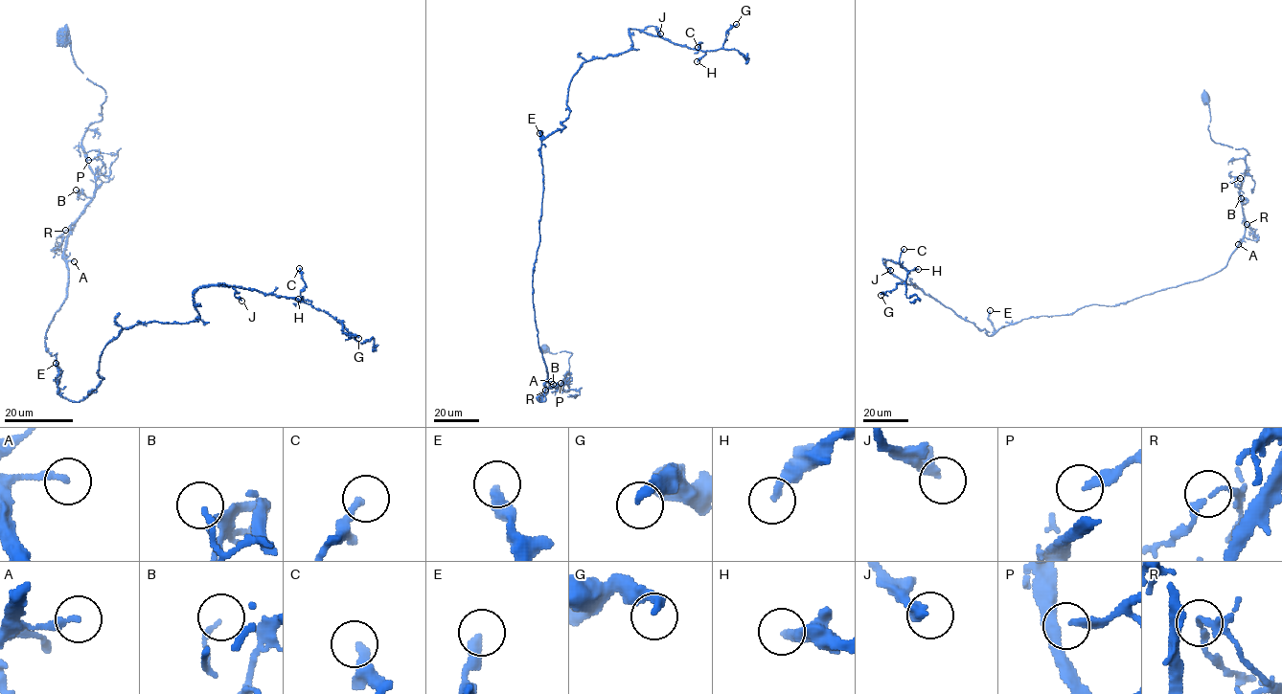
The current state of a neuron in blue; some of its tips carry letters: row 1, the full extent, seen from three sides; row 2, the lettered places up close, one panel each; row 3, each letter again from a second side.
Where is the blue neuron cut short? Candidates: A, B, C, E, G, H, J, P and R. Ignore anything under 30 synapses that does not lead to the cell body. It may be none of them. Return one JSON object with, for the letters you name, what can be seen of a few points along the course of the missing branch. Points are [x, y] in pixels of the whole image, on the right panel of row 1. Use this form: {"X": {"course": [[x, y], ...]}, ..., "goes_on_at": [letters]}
{"C": {"course": [[904, 249], [906, 241], [918, 239]]}, "H": {"course": [[918, 269], [930, 261], [933, 252]]}, "goes_on_at": ["C", "H"]}

